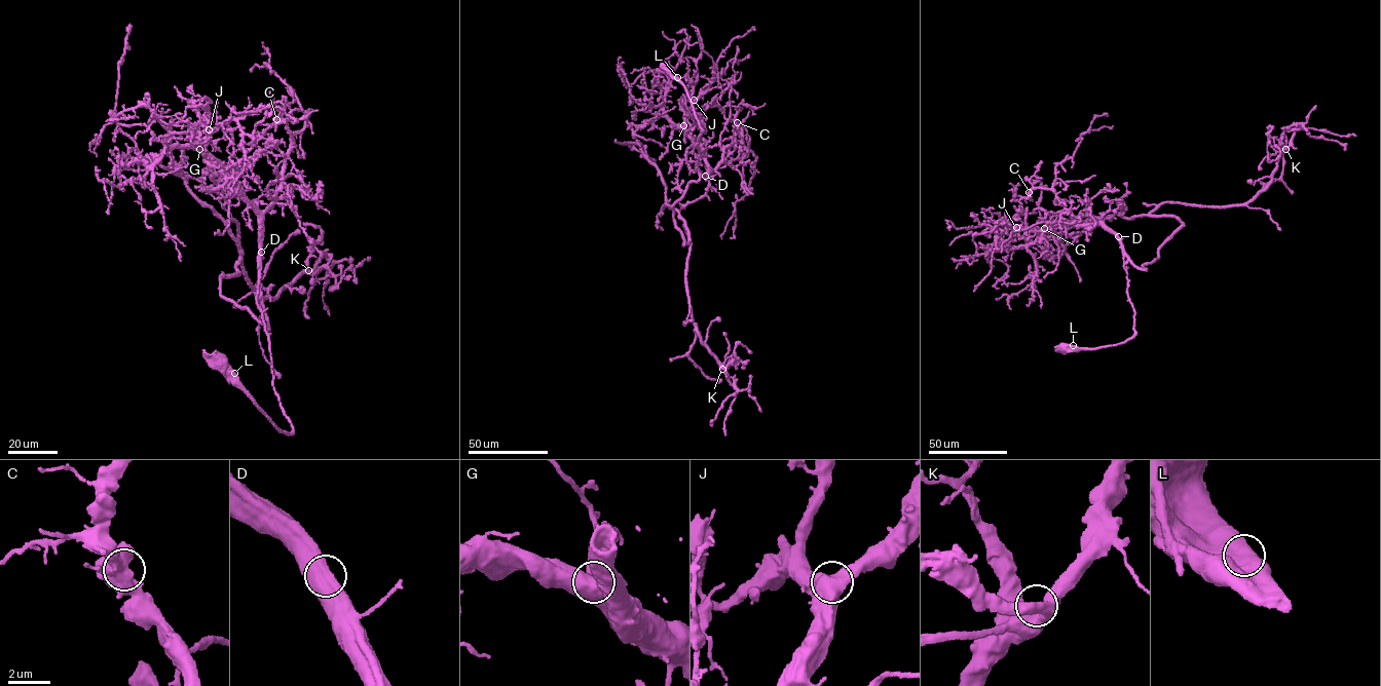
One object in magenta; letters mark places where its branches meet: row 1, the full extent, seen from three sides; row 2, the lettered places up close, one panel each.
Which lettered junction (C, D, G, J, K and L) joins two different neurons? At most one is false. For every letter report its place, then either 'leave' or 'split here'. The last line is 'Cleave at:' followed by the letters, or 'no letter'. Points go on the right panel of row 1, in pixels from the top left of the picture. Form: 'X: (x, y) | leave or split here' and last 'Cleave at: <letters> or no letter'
C: (1029, 192) | leave
D: (1118, 236) | leave
G: (1044, 228) | leave
J: (1016, 227) | leave
K: (1285, 149) | leave
L: (1073, 345) | leave
Cleave at: no letter

